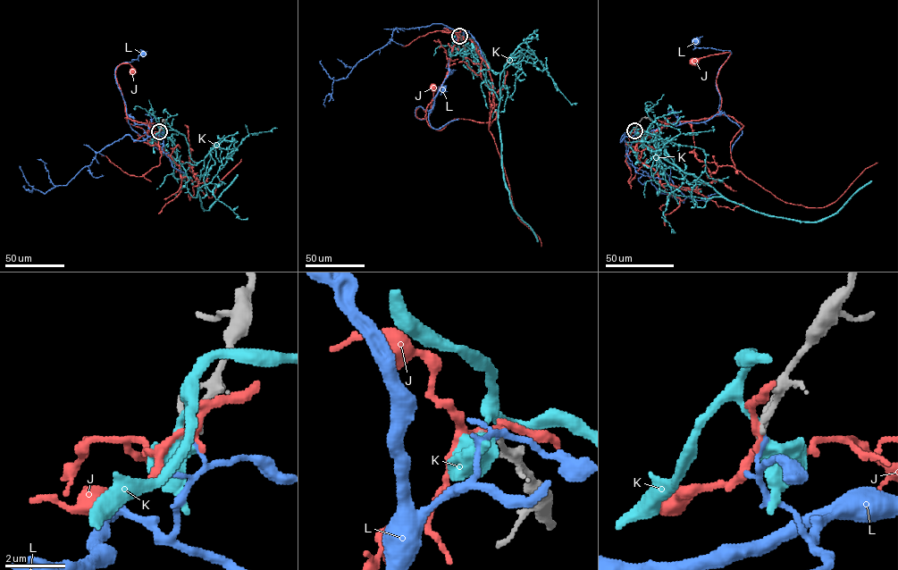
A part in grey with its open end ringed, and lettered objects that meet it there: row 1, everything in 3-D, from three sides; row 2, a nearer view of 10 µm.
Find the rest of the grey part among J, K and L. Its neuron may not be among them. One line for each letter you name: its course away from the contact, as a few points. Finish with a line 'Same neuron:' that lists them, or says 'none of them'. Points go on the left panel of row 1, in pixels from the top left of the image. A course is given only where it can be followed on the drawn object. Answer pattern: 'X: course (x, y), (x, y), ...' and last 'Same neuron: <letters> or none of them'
Same neuron: none of them

